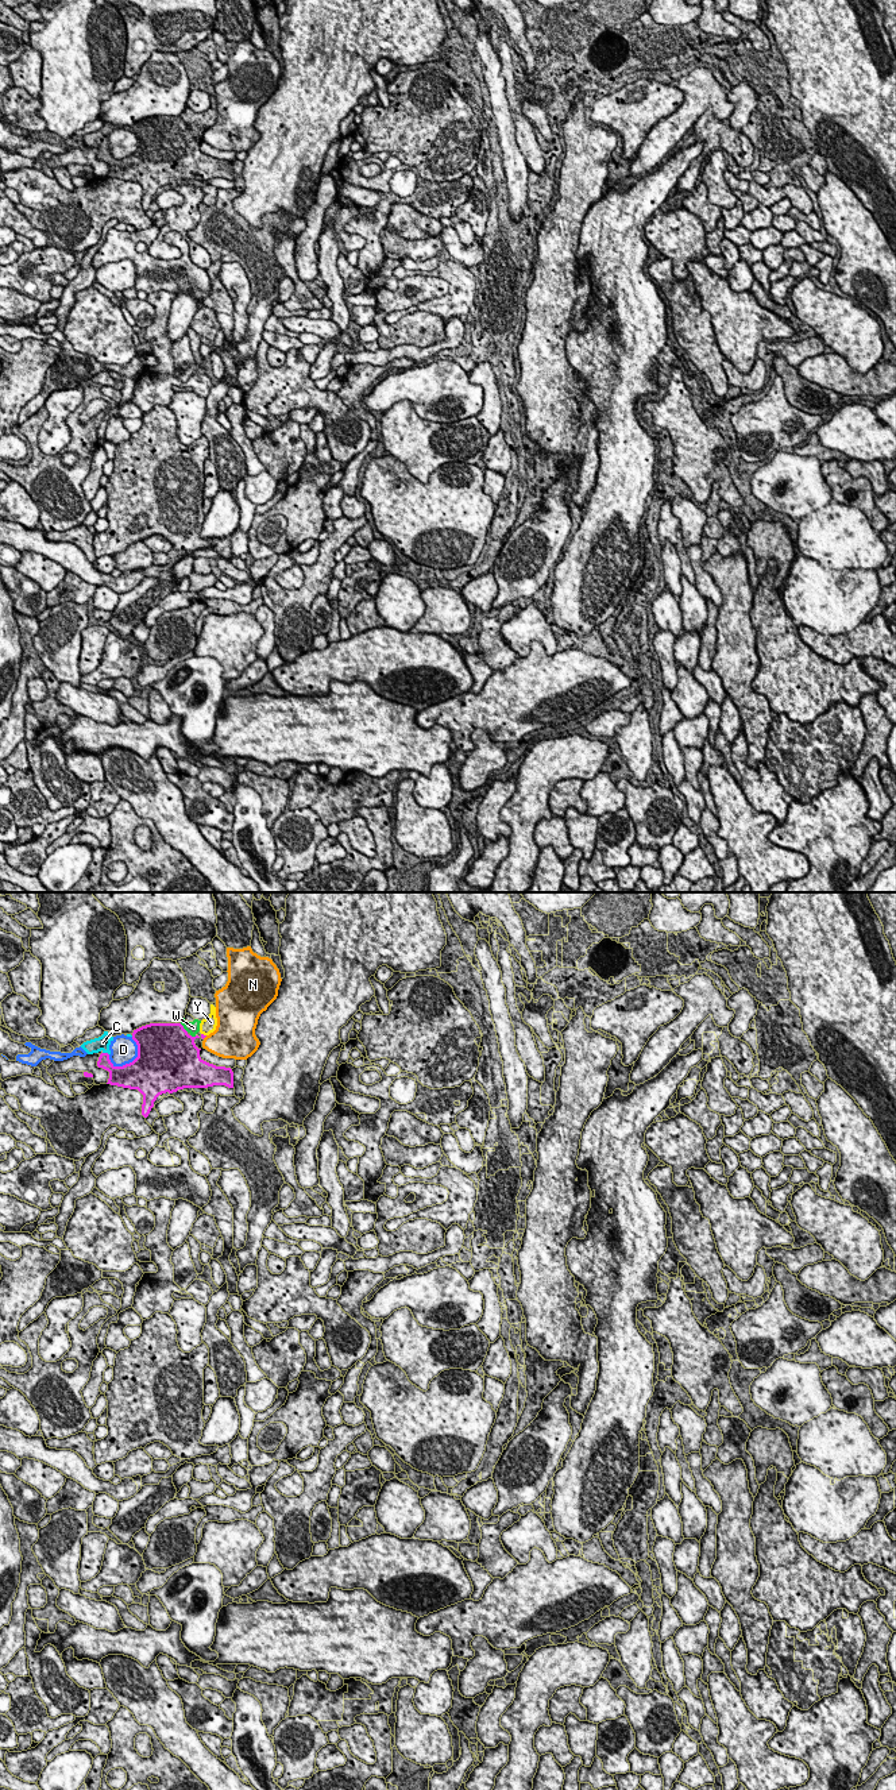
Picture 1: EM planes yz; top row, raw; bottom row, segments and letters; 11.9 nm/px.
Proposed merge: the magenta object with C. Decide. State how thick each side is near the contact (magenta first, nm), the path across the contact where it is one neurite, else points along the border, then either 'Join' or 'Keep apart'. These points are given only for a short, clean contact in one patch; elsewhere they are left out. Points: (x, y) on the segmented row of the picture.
Thickness 140 nm (magenta) against 170 nm. Join

